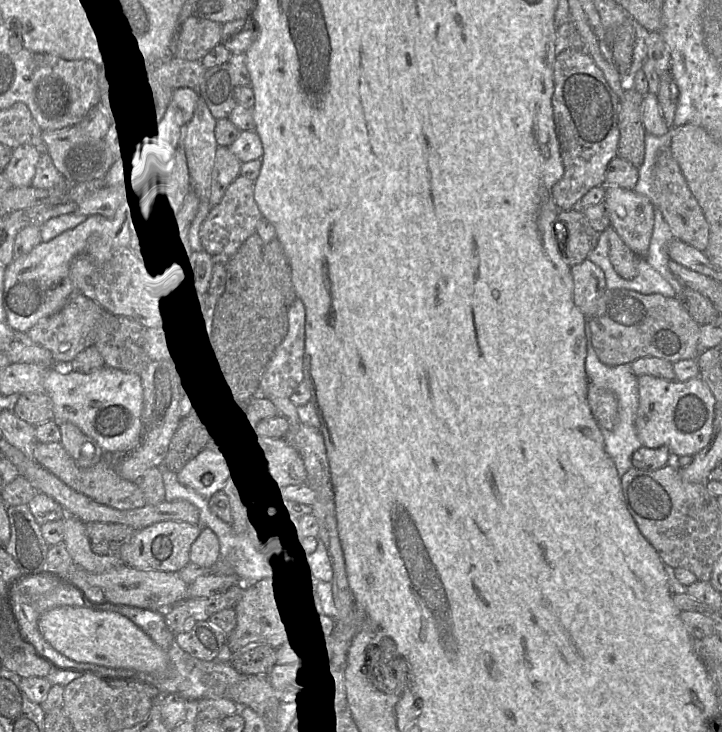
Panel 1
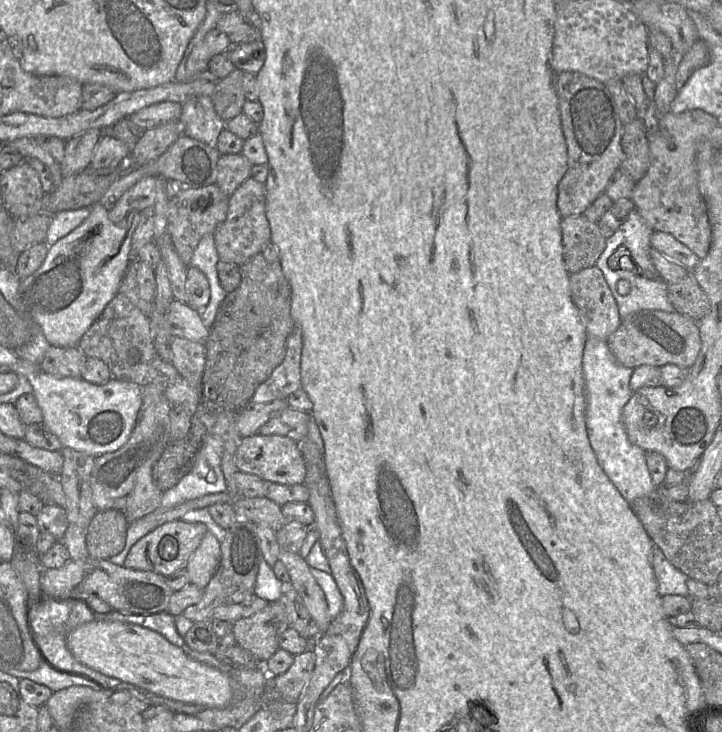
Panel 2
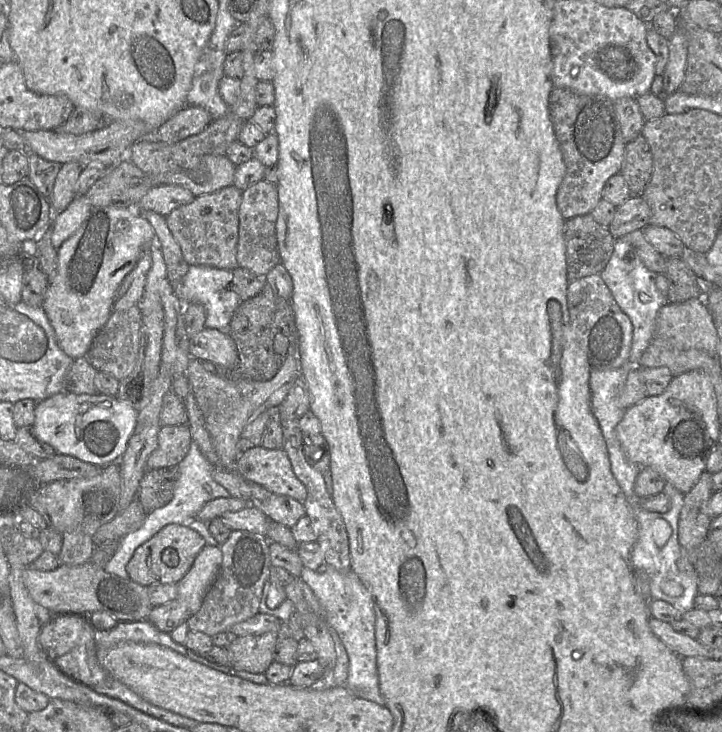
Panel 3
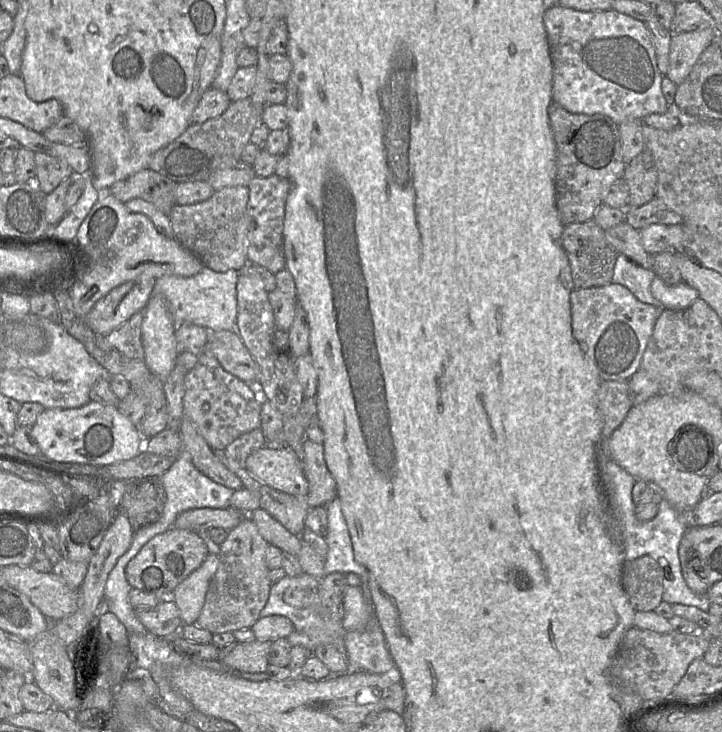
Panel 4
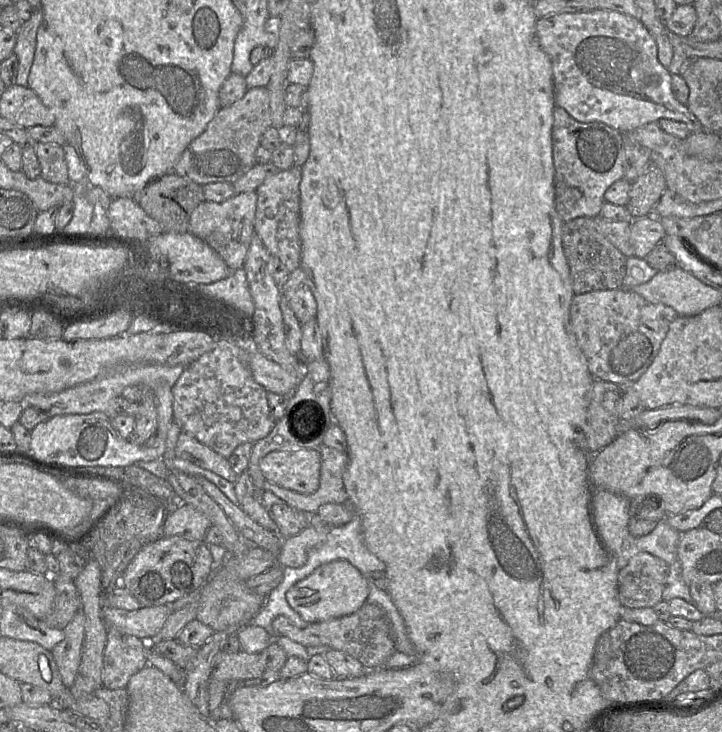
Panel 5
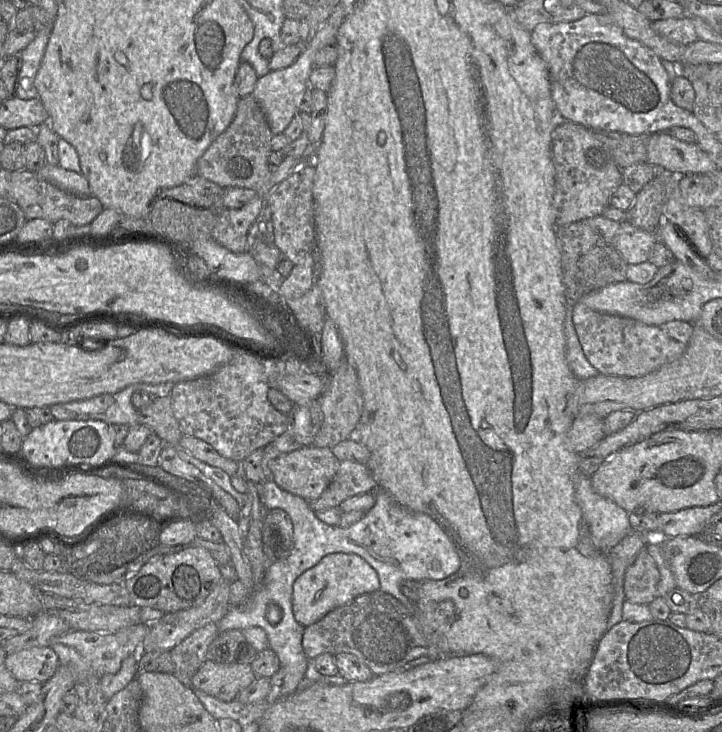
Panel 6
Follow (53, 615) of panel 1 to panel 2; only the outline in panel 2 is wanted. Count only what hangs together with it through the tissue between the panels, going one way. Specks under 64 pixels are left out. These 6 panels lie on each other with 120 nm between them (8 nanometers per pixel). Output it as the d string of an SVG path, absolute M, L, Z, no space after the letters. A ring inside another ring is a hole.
M94 619L69 632L67 647L89 668L158 696L205 708L225 708L234 699L229 672L192 660L159 633L139 625Z

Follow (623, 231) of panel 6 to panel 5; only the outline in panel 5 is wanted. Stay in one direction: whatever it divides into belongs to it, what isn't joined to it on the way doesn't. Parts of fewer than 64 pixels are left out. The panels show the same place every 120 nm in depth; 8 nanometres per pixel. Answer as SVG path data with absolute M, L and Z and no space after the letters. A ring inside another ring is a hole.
M654 215L633 219L630 225L630 243L634 256L646 258L666 236L661 220Z

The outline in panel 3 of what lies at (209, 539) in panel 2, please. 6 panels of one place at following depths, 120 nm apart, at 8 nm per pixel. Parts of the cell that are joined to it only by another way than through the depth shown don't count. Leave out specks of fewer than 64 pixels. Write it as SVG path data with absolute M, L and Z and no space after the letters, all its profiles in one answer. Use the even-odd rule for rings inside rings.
M206 544L177 585L177 599L188 609L188 617L197 613L222 563L220 545Z

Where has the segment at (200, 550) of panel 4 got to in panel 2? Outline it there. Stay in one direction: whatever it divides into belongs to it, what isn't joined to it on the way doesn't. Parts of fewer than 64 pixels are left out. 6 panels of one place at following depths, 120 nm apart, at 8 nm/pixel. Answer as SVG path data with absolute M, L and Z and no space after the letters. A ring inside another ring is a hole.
M184 520L167 522L142 537L132 546L124 561L124 566L128 569L154 572L167 579L168 576L186 568L207 531L207 527L202 523Z

